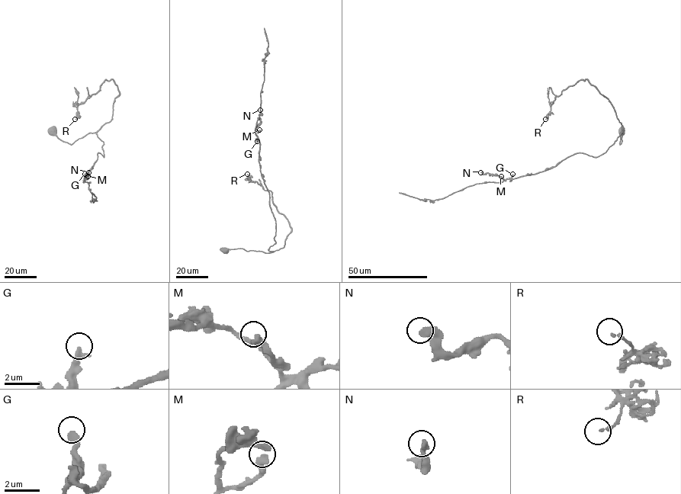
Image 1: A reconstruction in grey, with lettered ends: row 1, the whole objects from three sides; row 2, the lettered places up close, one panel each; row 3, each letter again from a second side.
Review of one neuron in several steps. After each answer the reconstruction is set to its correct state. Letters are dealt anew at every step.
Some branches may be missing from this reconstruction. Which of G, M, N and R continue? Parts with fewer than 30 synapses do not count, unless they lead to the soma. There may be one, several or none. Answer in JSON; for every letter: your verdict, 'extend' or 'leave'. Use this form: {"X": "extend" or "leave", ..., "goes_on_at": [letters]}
{"G": "leave", "M": "leave", "N": "leave", "R": "leave", "goes_on_at": []}

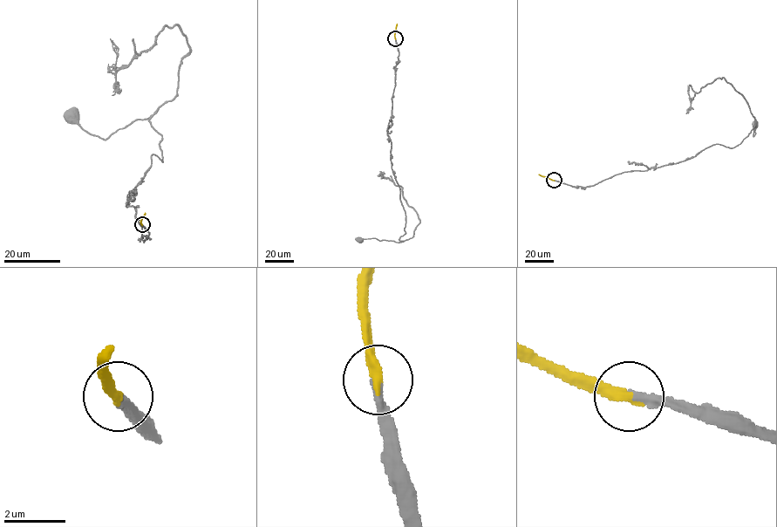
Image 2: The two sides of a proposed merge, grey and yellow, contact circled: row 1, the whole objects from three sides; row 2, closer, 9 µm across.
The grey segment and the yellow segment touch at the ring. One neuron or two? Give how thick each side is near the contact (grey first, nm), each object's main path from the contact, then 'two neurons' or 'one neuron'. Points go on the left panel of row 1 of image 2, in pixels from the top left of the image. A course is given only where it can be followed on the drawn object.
calibres 320 and 340 nm; course grey (142, 225), (146, 236), (126, 205), (152, 155), (162, 161), (149, 119), (157, 110), (105, 139), (72, 116); course yellow (142, 225), (146, 214); one neuron

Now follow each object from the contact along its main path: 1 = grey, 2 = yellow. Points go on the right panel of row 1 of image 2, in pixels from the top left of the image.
1: (554, 181), (589, 187), (623, 172), (683, 161), (714, 144), (733, 147), (756, 121), (753, 136), (753, 125)
2: (554, 181), (538, 174)

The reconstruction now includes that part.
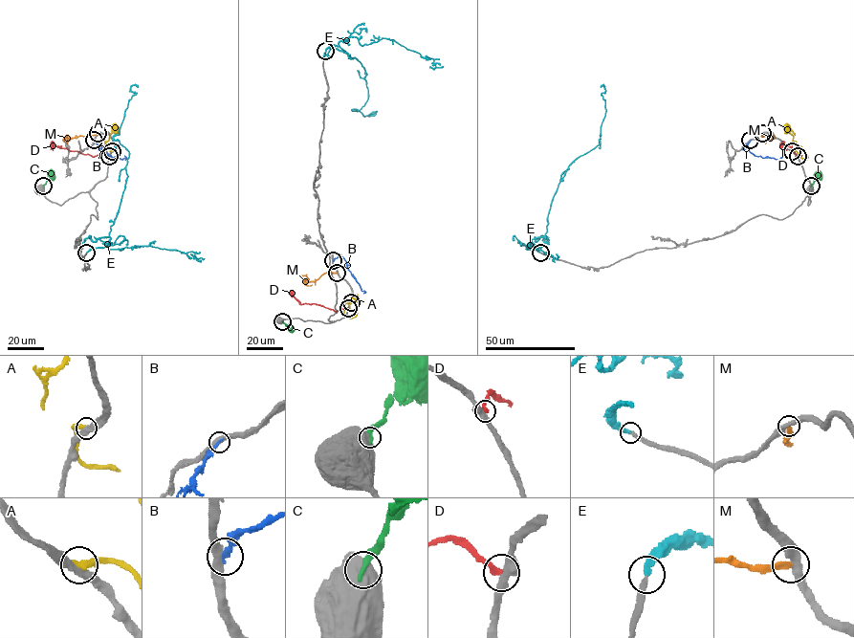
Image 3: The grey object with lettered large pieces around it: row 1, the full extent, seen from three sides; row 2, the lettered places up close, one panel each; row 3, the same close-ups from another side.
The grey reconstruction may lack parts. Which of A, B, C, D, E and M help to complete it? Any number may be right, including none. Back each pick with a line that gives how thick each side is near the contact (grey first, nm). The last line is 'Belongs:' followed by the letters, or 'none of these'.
E: calibres 240 and 320 nm
Belongs: E

